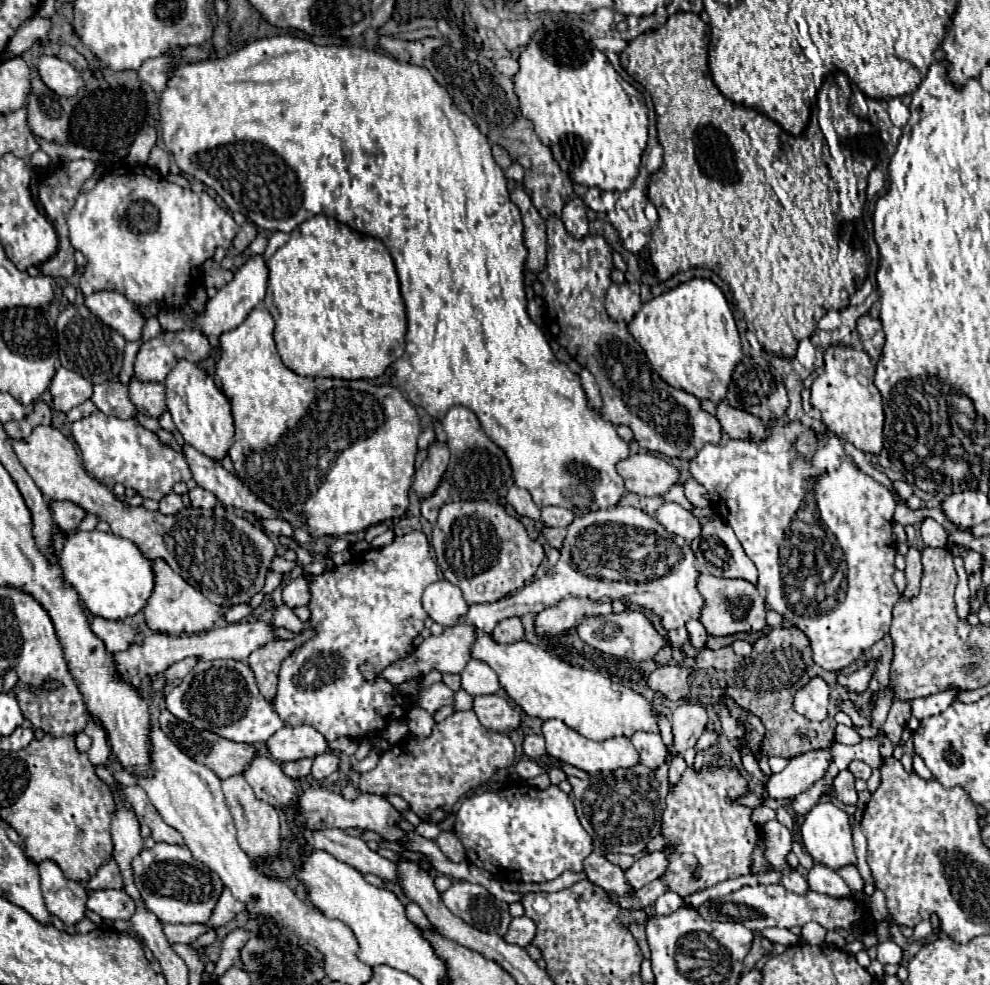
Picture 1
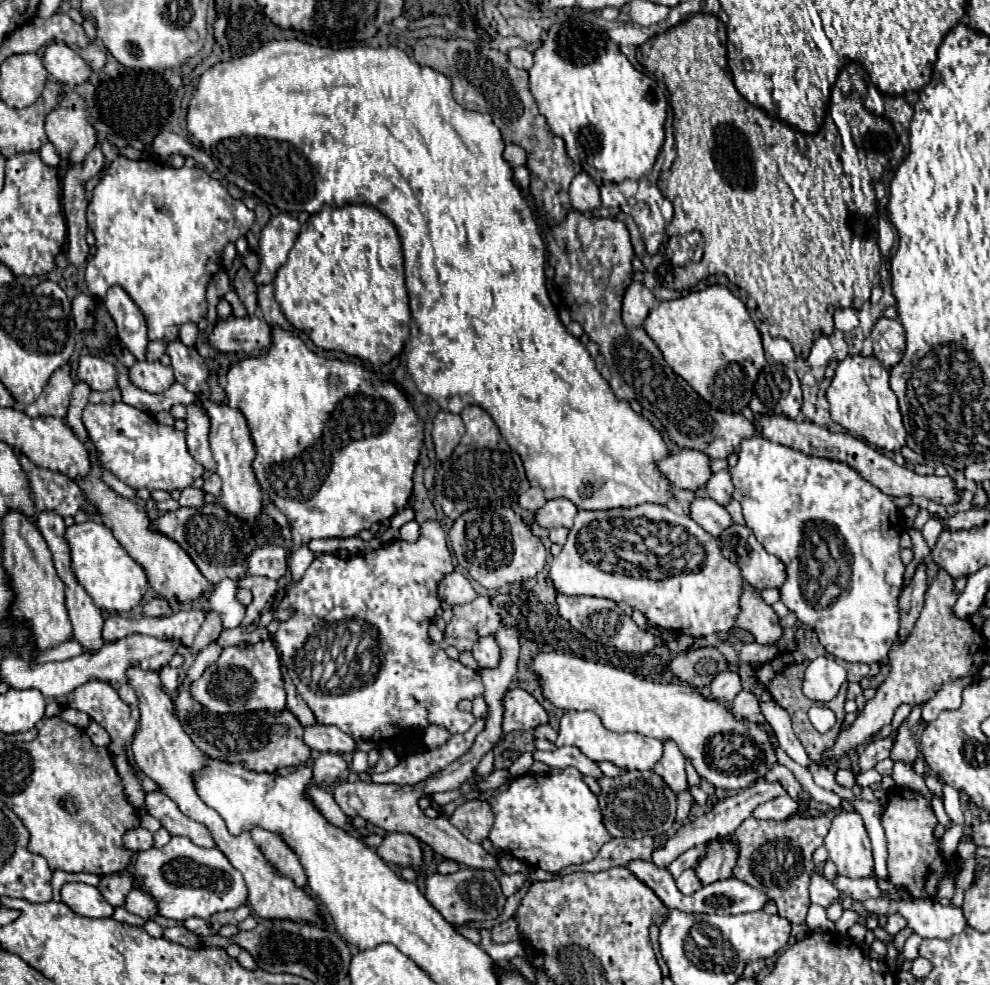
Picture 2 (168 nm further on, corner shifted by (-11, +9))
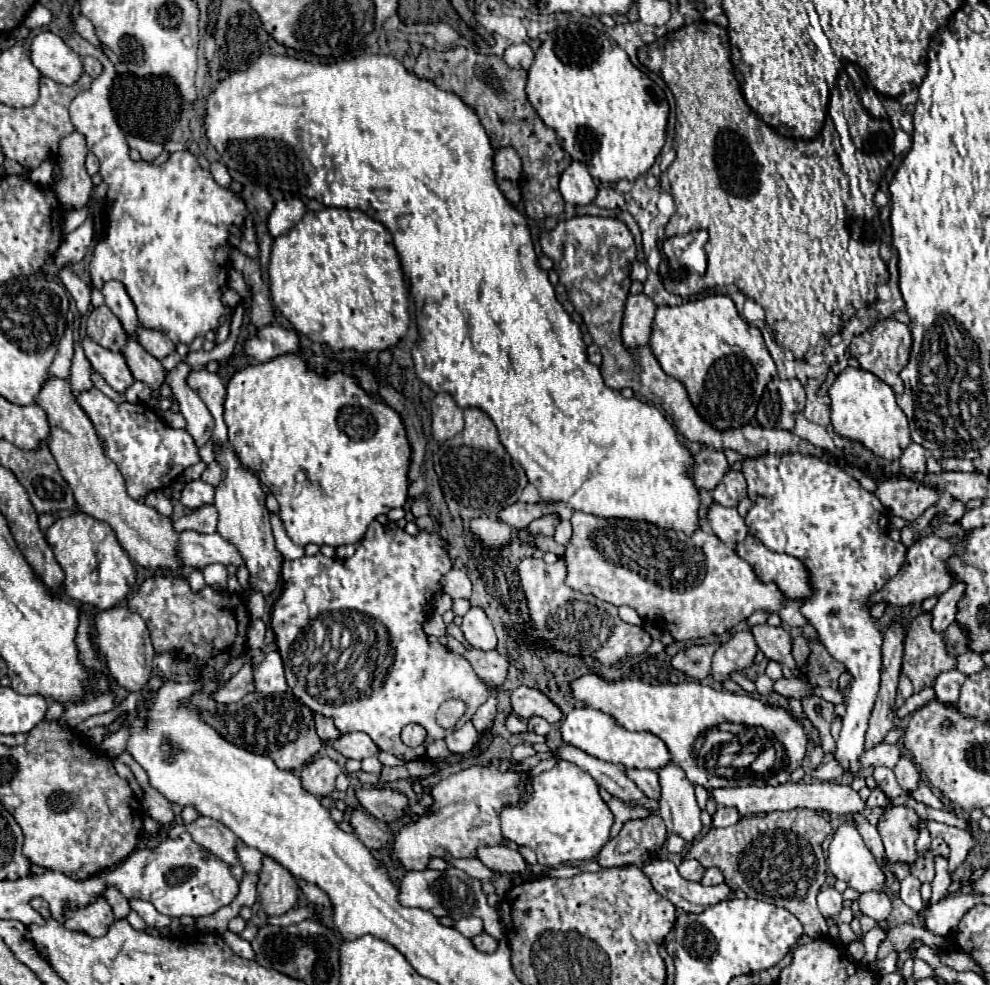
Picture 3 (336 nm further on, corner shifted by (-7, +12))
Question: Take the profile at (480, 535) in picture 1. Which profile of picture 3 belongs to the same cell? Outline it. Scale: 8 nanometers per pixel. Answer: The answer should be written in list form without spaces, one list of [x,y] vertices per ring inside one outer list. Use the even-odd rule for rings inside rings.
[[[482,516],[470,520],[468,528],[472,528],[472,532],[476,532],[484,544],[504,544],[504,540],[512,538],[512,528],[508,528],[508,524],[500,524],[496,518]]]

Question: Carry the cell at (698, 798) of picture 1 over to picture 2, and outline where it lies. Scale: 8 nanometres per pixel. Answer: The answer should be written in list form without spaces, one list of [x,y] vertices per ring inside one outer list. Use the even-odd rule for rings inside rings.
[[[732,835],[724,837],[724,839],[716,839],[710,841],[706,845],[706,855],[700,857],[698,865],[694,867],[696,877],[708,885],[720,879],[728,879],[732,875],[732,869],[738,861],[738,843]]]

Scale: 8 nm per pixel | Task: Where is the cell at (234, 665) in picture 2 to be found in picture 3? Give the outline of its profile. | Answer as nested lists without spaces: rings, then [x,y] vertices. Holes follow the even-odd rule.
[[[276,650],[268,652],[264,662],[254,668],[254,684],[256,684],[256,690],[262,694],[274,694],[274,692],[286,690],[284,666]]]

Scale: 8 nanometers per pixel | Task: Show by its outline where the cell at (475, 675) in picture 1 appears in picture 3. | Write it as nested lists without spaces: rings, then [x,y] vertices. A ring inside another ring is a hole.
[[[472,606],[464,614],[464,622],[460,628],[472,648],[478,648],[478,650],[494,650],[496,648],[496,634],[494,634],[492,622],[480,606]]]

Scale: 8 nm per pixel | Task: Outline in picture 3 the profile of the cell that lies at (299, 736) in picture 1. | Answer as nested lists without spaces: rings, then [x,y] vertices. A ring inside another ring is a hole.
[[[350,732],[344,734],[340,740],[328,742],[330,746],[334,746],[340,754],[344,754],[346,758],[354,758],[354,760],[364,760],[368,756],[378,756],[380,748],[372,742],[372,738],[364,732]]]

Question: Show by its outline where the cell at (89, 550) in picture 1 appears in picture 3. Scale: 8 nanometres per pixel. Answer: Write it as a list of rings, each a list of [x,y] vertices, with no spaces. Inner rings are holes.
[[[76,512],[68,518],[58,518],[46,530],[46,540],[64,572],[62,592],[76,602],[104,610],[114,608],[126,600],[136,584],[136,572],[128,554],[118,544],[114,532],[108,526],[100,524],[100,528],[104,528],[104,536],[98,536],[94,534],[94,524],[96,520],[84,512]]]

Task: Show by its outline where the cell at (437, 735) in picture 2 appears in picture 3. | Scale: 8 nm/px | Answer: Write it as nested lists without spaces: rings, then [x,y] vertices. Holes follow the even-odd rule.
[[[436,740],[436,742],[432,742],[432,744],[428,744],[428,758],[432,758],[432,760],[444,760],[444,758],[448,758],[452,752],[448,750],[448,746],[446,746],[446,742],[444,740]]]

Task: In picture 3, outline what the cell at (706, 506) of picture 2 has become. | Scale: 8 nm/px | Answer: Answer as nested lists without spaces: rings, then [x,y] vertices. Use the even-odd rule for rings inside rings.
[[[712,504],[708,510],[708,520],[714,534],[726,544],[742,542],[748,536],[748,526],[736,508],[724,508],[720,504]]]

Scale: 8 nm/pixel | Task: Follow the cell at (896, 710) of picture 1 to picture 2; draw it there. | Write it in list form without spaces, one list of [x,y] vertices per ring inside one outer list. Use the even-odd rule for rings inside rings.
[[[902,721],[890,757],[892,757],[894,761],[904,761],[904,763],[910,763],[910,765],[912,765],[912,761],[918,757],[916,739],[914,739],[914,733],[912,733],[908,721]]]

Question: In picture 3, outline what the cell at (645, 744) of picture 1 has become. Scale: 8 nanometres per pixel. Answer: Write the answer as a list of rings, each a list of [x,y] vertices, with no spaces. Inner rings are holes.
[[[668,764],[660,770],[660,816],[668,828],[668,834],[678,834],[686,842],[692,842],[700,830],[700,808],[694,796],[694,784],[680,772],[680,766]]]

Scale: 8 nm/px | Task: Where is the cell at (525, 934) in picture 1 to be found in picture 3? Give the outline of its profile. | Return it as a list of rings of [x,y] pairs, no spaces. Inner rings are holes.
[[[486,932],[474,936],[472,942],[474,942],[474,946],[476,946],[480,952],[494,952],[496,946],[498,946],[498,942],[496,942],[490,934],[486,934]]]

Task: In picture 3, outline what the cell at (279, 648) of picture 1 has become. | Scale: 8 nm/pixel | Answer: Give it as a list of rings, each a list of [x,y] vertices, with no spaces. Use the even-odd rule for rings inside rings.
[[[314,714],[314,718],[316,718],[316,732],[318,732],[318,736],[322,740],[328,742],[328,740],[338,740],[342,736],[332,720],[328,720],[328,718],[320,716],[320,714]]]

